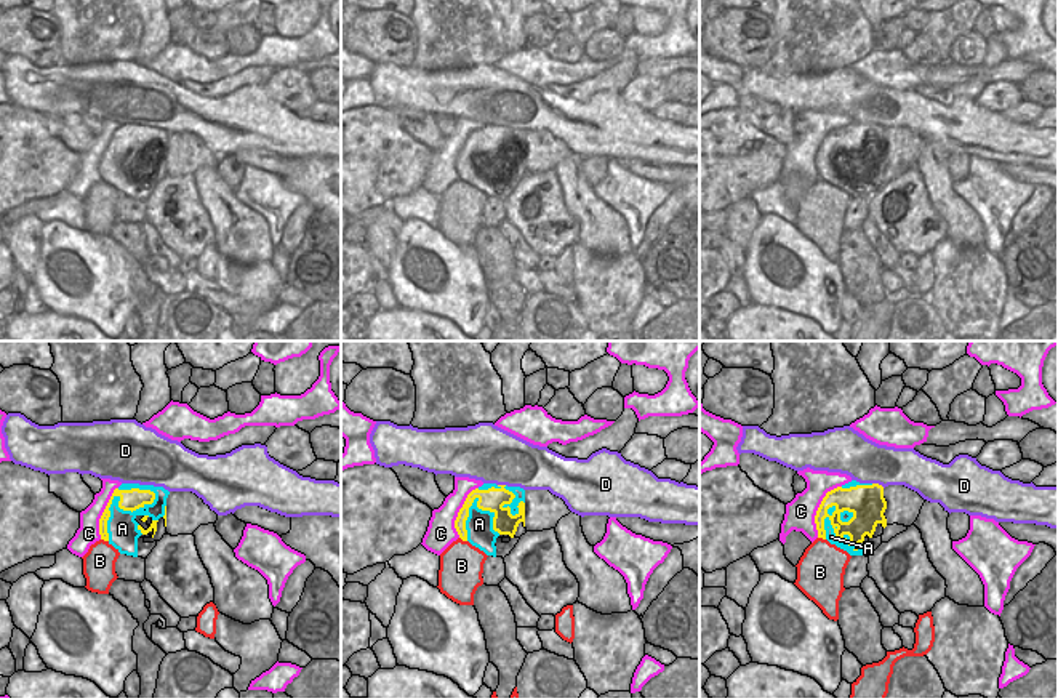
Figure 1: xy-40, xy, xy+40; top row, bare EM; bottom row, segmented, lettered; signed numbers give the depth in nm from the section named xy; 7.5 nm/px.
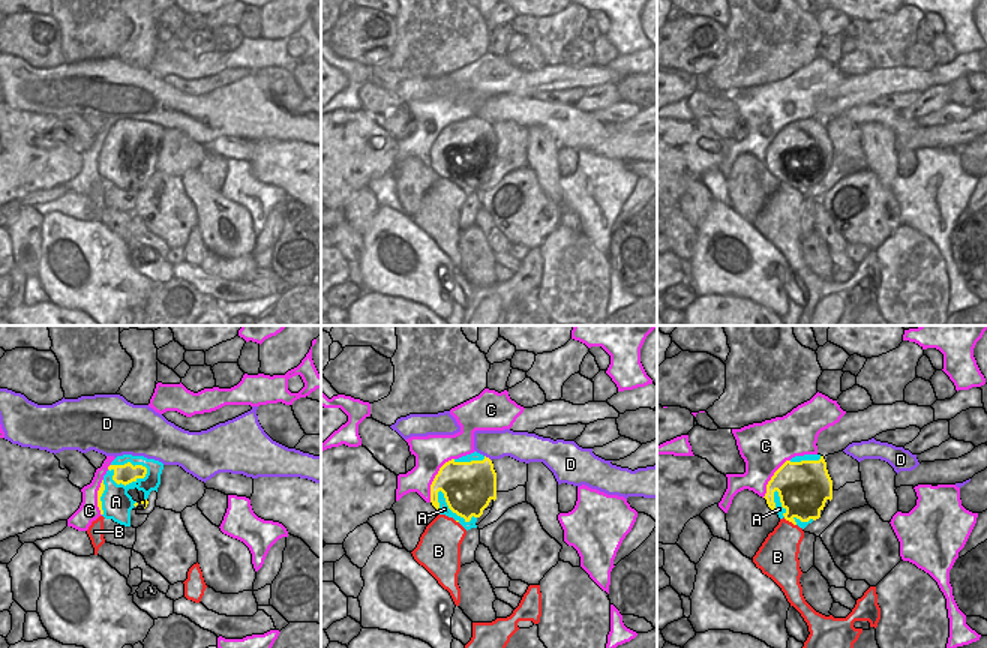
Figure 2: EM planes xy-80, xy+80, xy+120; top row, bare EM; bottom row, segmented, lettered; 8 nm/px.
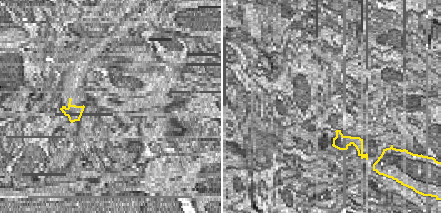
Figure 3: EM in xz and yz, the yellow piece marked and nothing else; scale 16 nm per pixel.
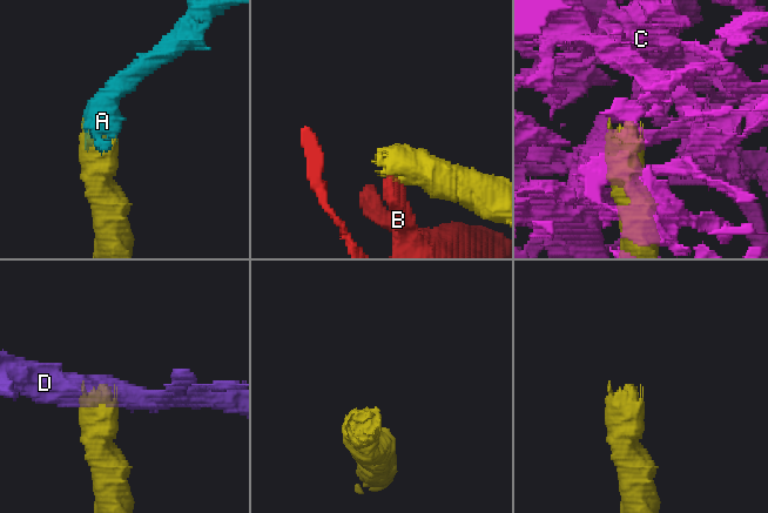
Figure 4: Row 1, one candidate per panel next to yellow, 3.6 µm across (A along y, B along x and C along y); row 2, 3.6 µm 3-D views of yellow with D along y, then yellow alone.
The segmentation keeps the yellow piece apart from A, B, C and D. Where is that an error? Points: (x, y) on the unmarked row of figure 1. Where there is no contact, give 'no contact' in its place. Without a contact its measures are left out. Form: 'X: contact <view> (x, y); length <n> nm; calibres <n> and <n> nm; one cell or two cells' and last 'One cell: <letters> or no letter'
A: contact xy-40 (119, 143); length 500 nm; calibres 170 and 220 nm; one cell
B: contact xy-40 (104, 181); length 70 nm; calibres 70 and 240 nm; two cells
C: contact xy+40 (818, 149); length 440 nm; calibres 170 and 220 nm; two cells
D: contact xy+40 (877, 125); length 100 nm; calibres 260 and 320 nm; two cells
One cell: A

